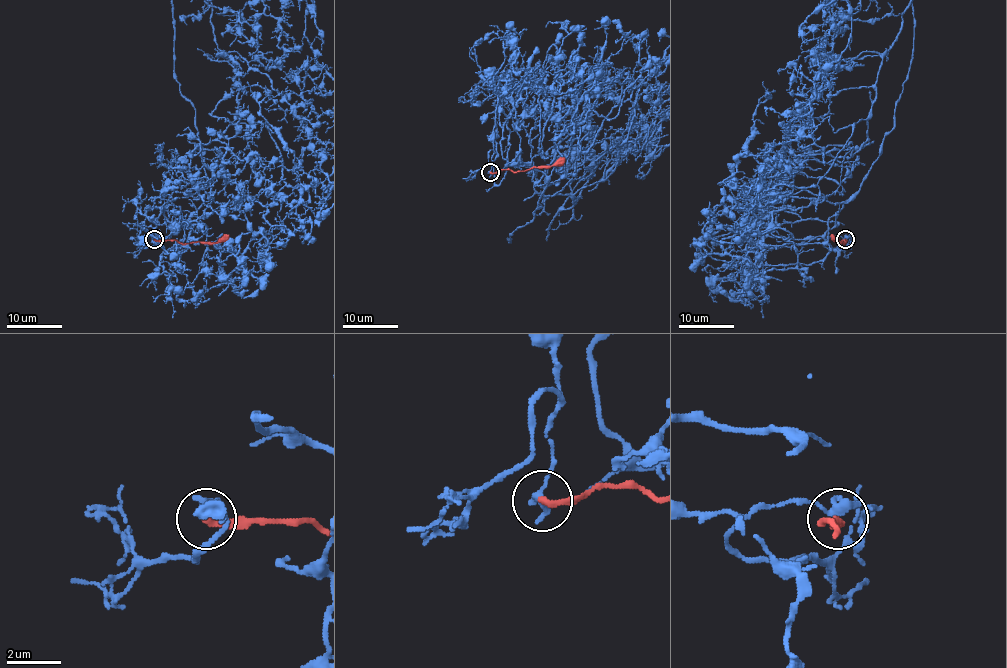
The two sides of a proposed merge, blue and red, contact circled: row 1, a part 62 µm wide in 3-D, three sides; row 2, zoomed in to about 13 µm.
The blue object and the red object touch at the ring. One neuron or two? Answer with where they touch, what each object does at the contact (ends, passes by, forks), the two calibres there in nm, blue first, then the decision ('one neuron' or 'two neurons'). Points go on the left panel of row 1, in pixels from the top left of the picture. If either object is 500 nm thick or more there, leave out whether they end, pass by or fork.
place (154, 239); blue ends; red ends; calibres 400 and 260 nm; two neurons

